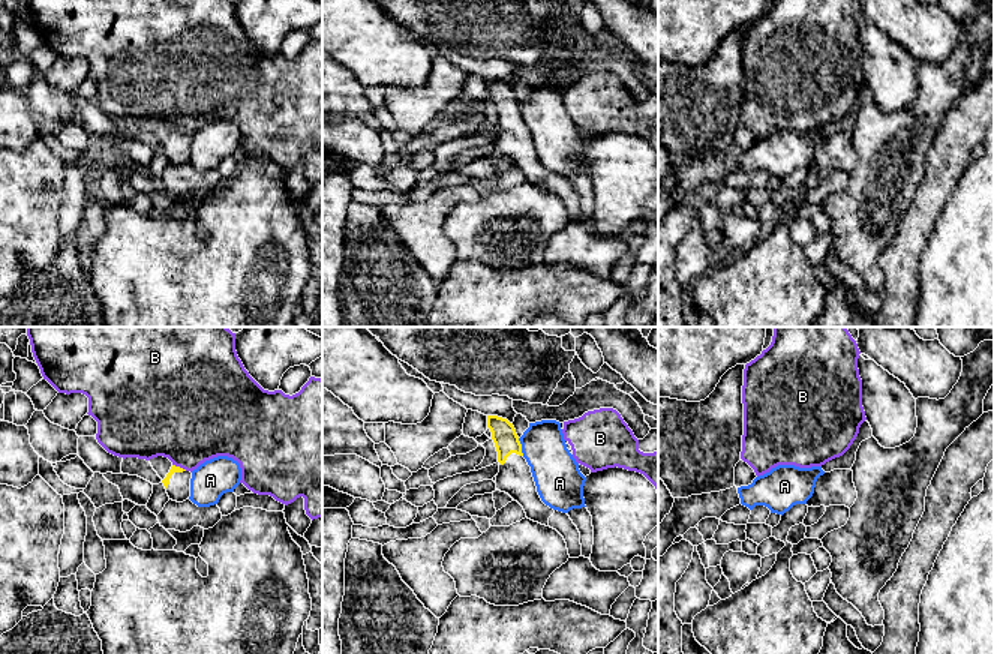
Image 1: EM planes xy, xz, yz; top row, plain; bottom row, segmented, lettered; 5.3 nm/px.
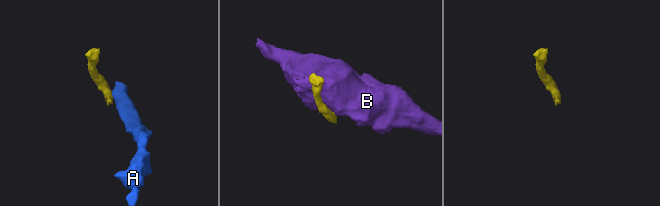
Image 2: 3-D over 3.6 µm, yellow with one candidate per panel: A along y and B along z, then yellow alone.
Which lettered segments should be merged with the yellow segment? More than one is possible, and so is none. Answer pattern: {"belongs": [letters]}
{"belongs": []}

